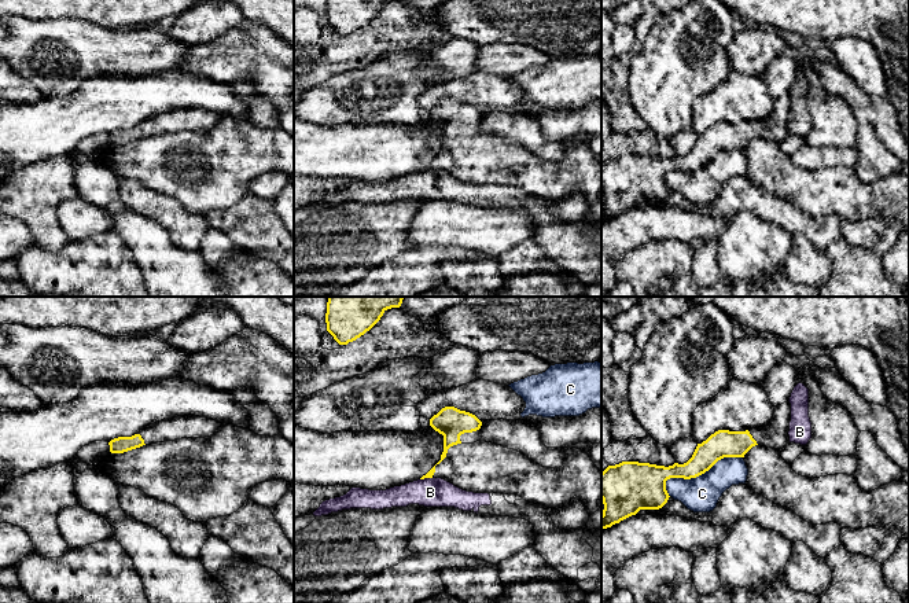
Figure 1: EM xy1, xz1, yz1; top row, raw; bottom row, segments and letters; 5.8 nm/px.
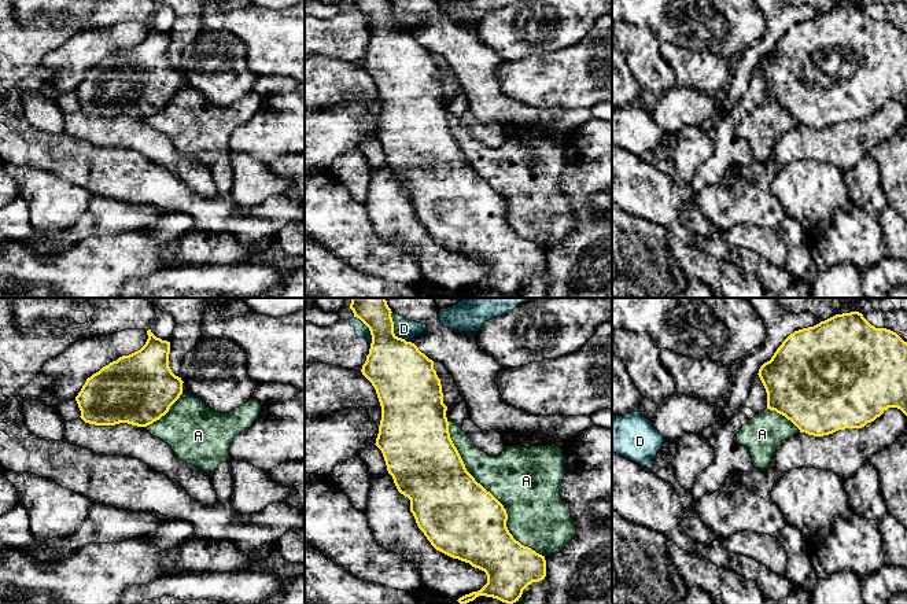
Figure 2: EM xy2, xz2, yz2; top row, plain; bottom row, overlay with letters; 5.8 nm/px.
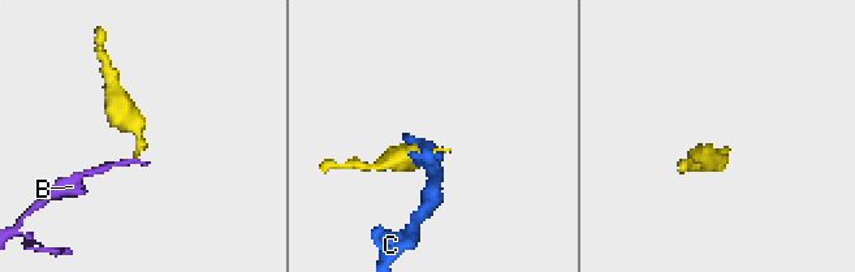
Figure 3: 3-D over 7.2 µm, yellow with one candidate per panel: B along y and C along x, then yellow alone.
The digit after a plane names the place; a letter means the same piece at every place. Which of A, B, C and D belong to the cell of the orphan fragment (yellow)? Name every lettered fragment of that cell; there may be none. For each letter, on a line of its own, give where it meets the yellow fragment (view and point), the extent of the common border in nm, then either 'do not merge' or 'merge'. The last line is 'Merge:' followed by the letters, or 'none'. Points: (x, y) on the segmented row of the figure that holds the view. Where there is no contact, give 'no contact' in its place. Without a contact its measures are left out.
A: xz2 (483, 488) | 1050 nm | do not merge
B: xz1 (426, 477) | 80 nm | do not merge
C: yz1 (699, 474) | 500 nm | do not merge
D: xz2 (393, 331) | 220 nm | do not merge
Merge: none

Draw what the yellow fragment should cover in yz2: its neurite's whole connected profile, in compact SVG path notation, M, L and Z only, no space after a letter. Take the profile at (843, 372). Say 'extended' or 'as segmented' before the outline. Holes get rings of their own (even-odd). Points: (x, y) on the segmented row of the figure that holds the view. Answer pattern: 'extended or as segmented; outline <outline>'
as segmented; outline M859 312L836 314L814 327L794 331L757 375L767 393L767 409L785 416L808 435L862 428L888 408L897 408L907 416L907 342L891 329L875 328Z

